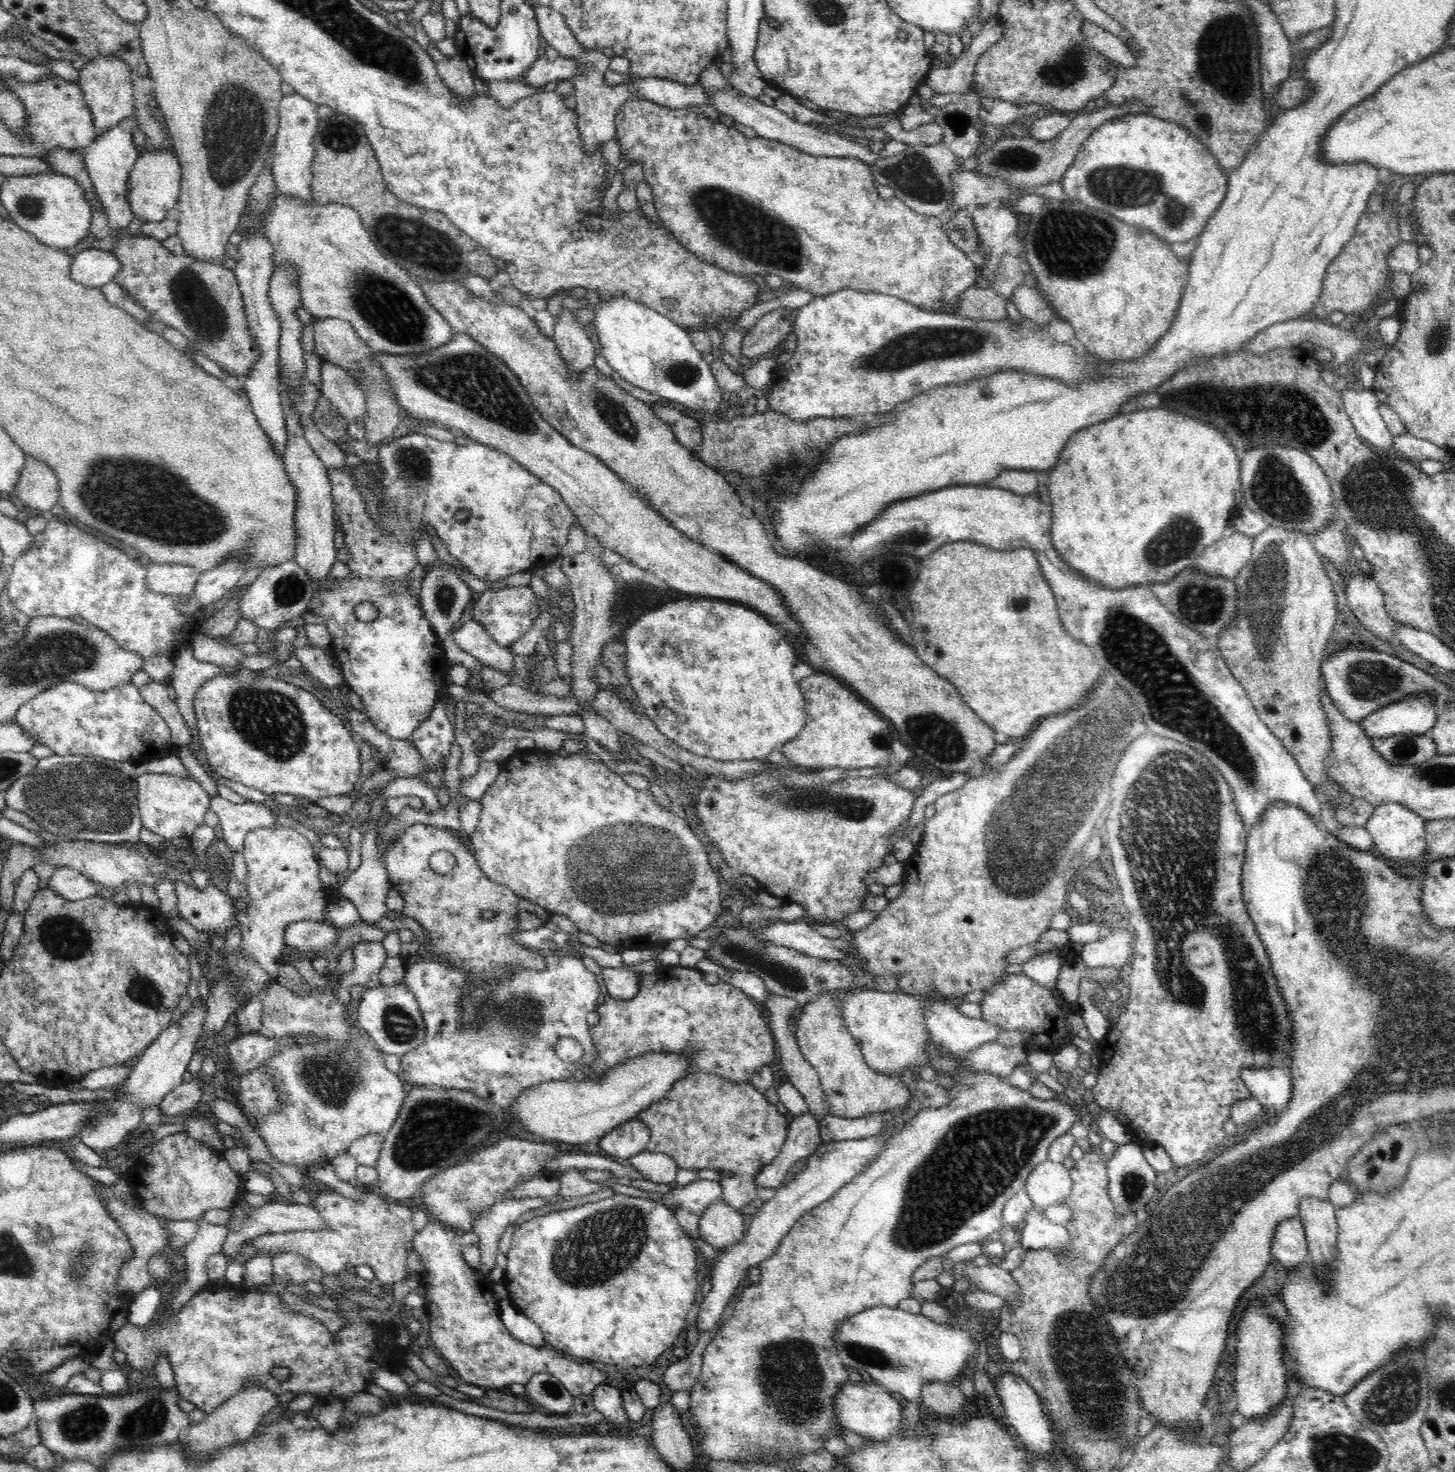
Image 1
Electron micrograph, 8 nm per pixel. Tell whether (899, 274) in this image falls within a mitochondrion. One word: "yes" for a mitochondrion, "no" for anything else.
no

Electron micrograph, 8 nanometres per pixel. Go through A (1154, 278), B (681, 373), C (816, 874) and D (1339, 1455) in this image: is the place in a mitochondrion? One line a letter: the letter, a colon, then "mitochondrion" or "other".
A: other
B: mitochondrion
C: other
D: mitochondrion

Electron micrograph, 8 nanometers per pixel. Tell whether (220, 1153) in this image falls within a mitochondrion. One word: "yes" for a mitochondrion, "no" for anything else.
no

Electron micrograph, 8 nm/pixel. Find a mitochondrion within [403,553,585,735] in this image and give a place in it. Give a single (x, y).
(444, 598)

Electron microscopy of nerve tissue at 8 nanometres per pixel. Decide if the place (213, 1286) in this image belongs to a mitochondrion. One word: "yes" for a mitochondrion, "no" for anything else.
no

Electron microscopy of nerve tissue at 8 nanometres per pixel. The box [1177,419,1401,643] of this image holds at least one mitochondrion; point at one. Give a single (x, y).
(1275, 488)

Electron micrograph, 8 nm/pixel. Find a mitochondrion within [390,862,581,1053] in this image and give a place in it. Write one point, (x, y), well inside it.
(528, 1010)

